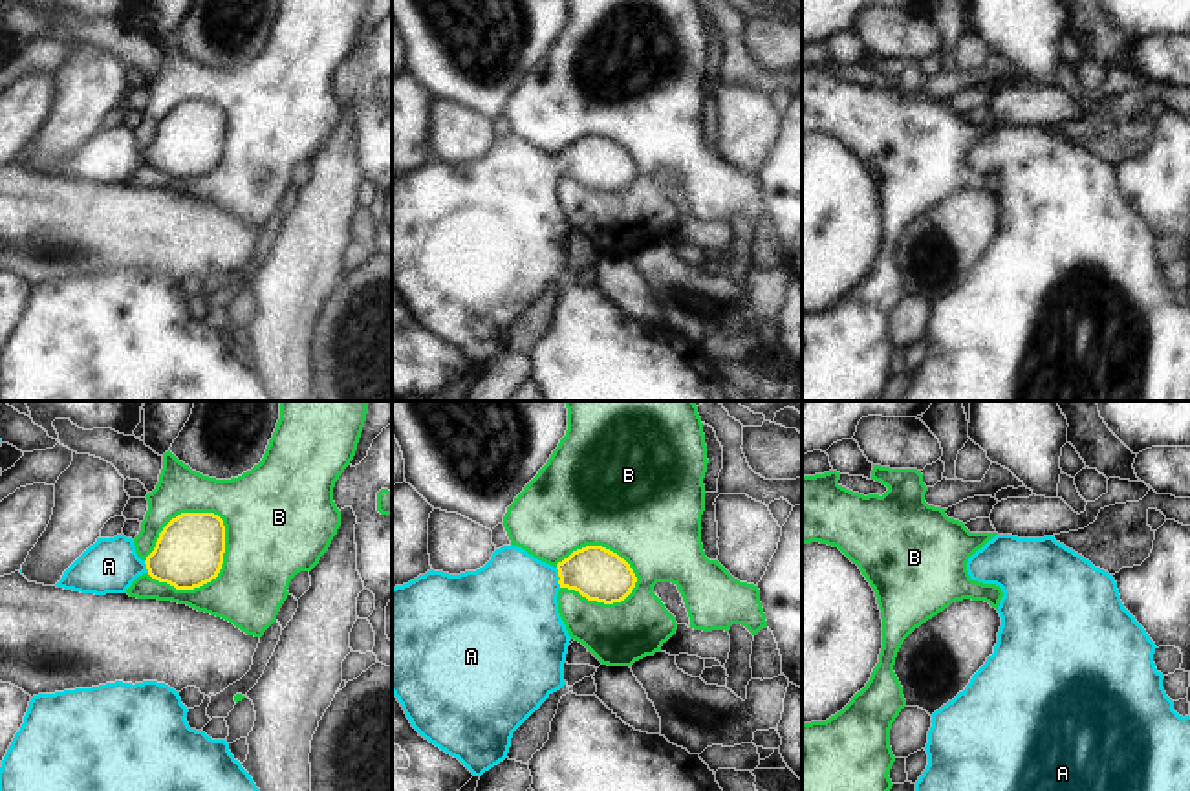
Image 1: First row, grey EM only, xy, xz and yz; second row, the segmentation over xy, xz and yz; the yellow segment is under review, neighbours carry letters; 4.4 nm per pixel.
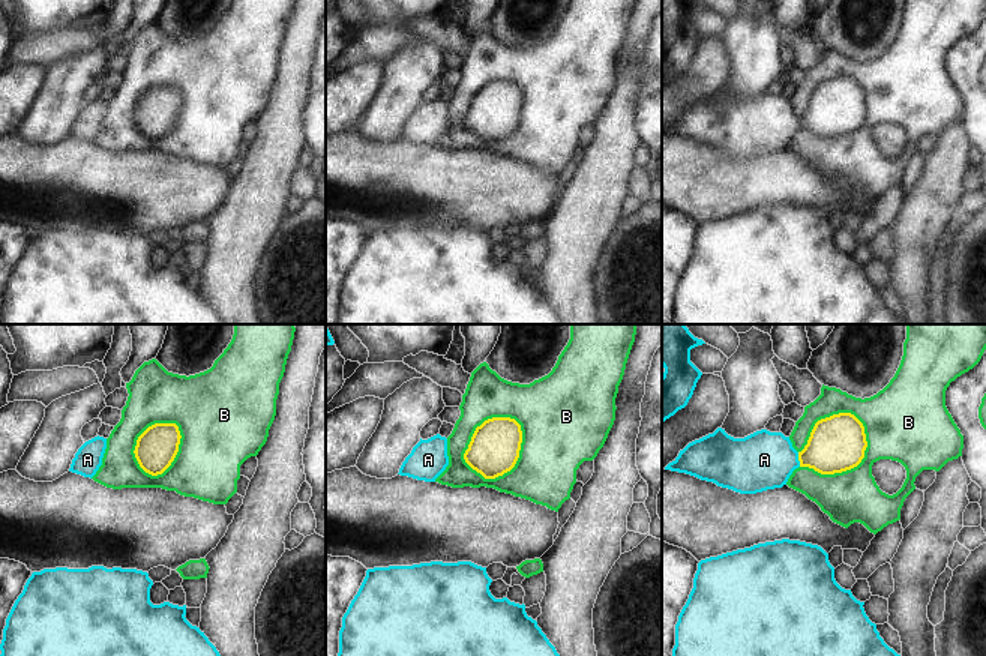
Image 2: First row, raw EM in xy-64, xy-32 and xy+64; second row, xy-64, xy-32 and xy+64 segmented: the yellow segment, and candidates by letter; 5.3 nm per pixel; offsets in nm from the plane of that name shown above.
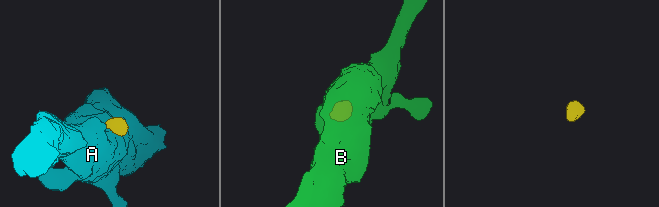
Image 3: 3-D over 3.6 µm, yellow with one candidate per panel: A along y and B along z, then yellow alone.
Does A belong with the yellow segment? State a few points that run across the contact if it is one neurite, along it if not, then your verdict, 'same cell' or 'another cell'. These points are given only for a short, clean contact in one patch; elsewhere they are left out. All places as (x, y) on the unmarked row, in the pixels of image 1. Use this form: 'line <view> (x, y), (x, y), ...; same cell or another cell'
line xz (597, 163), (559, 165), (533, 174), (511, 196); same cell

